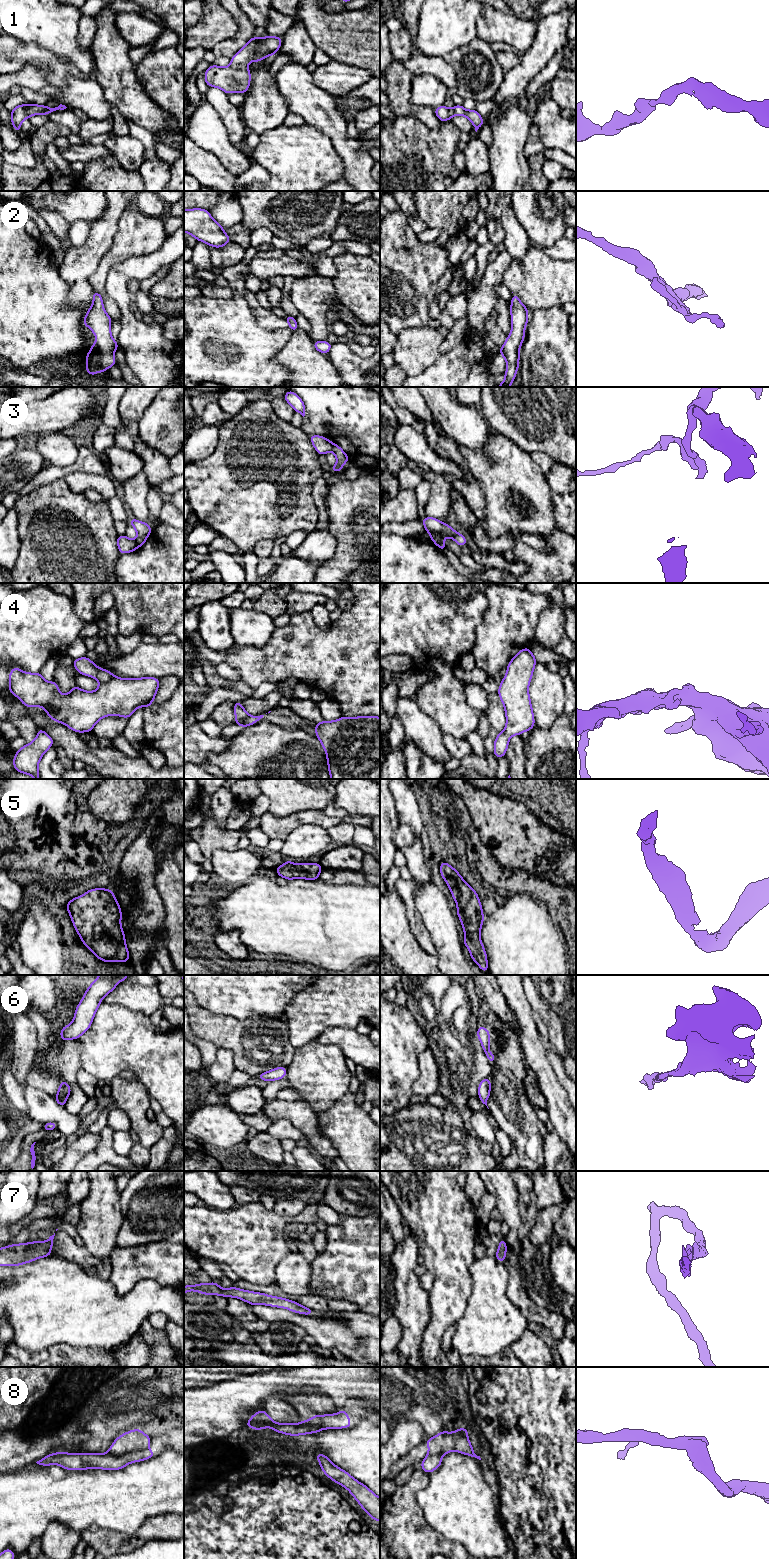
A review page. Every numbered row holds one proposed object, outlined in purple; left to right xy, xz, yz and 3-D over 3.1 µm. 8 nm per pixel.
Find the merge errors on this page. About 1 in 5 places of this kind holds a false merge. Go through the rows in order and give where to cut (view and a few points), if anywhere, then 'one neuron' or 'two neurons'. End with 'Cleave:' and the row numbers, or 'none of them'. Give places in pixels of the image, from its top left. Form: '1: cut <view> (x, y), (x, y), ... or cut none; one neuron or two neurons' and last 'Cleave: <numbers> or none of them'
1: cut none; one neuron
2: cut none; one neuron
3: cut xz (333, 444), (331, 450); two neurons
4: cut none; one neuron
5: cut none; one neuron
6: cut none; one neuron
7: cut none; one neuron
8: cut xy (145, 1448), (122, 1454), (112, 1454), (109, 1452); two neurons
Cleave: 3, 8

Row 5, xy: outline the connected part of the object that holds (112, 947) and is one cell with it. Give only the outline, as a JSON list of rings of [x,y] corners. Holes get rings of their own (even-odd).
[[[89,889],[68,901],[66,908],[80,939],[98,960],[130,961],[121,927],[121,907],[111,889]]]

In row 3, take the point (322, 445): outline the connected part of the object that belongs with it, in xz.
[[[310,435],[309,438],[319,455],[325,455],[326,453],[332,451],[333,443],[326,437]]]

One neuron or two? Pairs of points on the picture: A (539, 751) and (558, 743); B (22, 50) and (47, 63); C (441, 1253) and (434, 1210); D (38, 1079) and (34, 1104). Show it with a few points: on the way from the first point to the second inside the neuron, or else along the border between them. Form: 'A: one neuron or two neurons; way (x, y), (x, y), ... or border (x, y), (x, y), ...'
A: one neuron; way (544, 751), (548, 751), (553, 746)
B: one neuron; way (28, 54), (41, 59)
C: one neuron; way (441, 1242), (441, 1221)
D: two neurons; border (27, 1084), (43, 1090), (53, 1097)

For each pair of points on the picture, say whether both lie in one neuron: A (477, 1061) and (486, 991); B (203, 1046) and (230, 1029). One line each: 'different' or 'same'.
A: different
B: different

